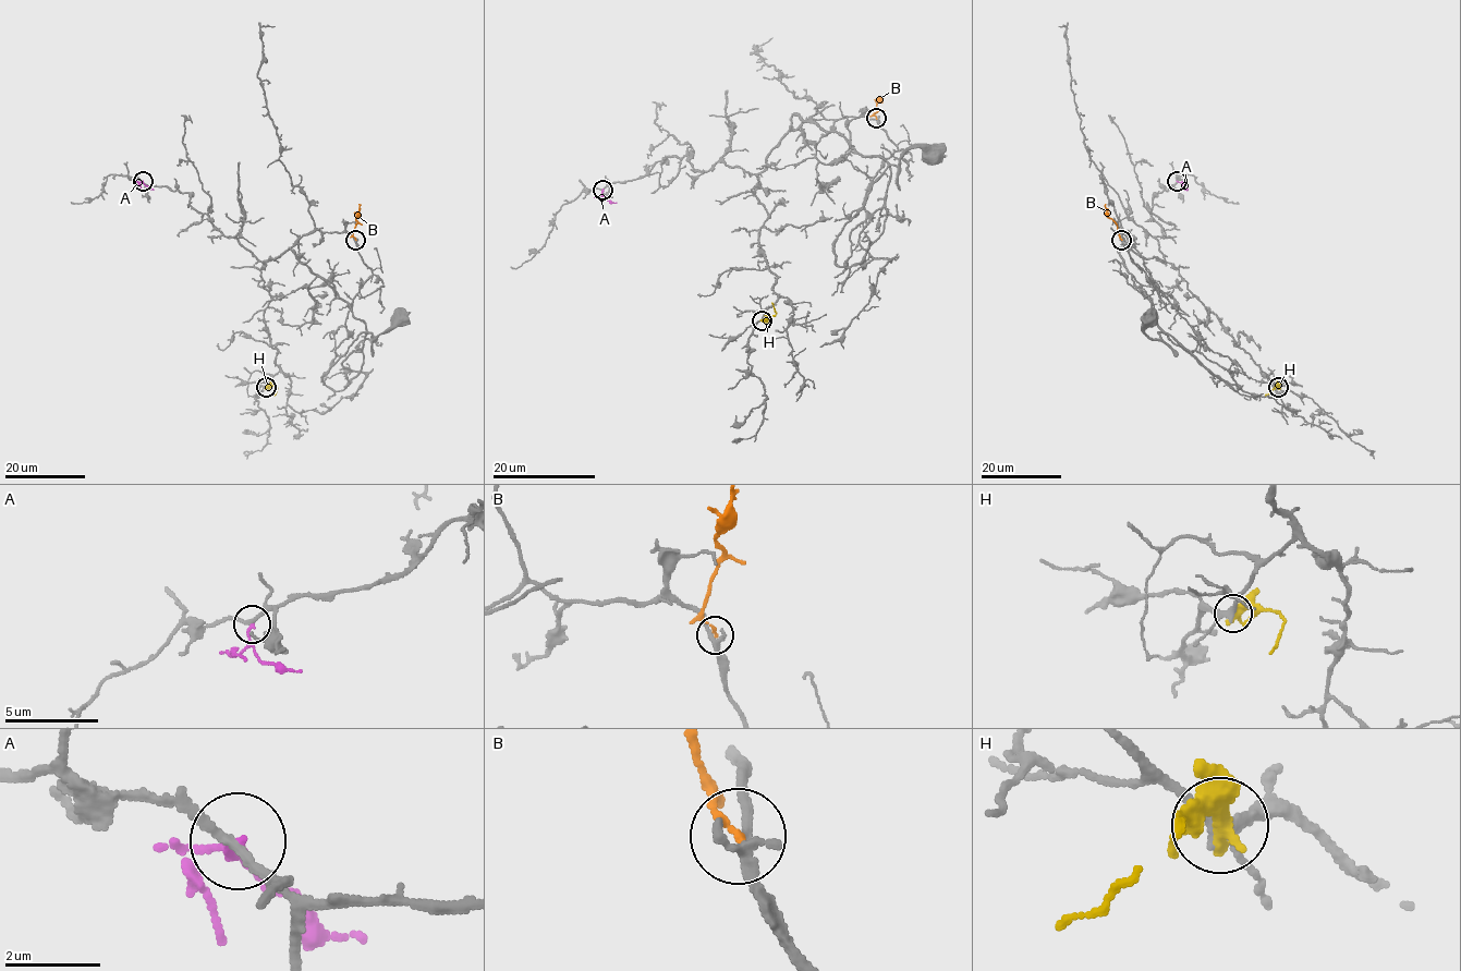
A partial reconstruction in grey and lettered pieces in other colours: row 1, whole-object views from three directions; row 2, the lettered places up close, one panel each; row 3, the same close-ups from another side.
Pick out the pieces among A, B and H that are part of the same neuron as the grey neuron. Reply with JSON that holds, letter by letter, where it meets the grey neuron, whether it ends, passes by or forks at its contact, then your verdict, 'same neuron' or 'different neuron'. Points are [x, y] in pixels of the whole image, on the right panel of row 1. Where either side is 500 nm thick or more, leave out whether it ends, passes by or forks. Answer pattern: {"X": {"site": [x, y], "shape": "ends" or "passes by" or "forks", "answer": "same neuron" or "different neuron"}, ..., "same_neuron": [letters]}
{"A": {"site": [1177, 181], "shape": "ends", "answer": "different neuron"}, "B": {"site": [1121, 240], "shape": "ends", "answer": "different neuron"}, "H": {"site": [1278, 387], "answer": "different neuron"}, "same_neuron": []}

